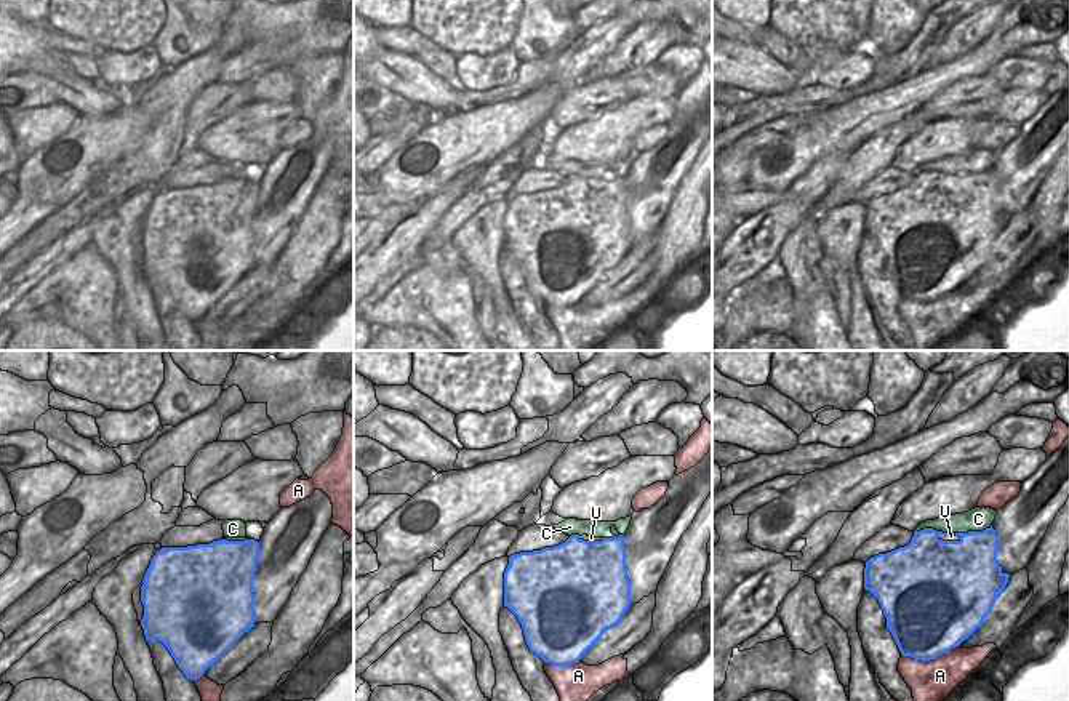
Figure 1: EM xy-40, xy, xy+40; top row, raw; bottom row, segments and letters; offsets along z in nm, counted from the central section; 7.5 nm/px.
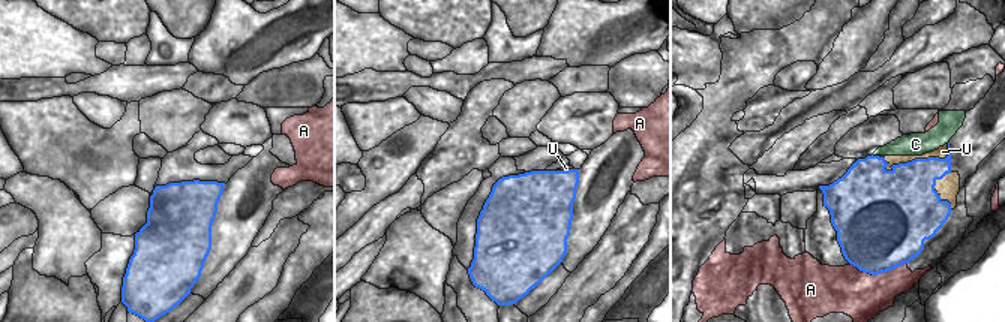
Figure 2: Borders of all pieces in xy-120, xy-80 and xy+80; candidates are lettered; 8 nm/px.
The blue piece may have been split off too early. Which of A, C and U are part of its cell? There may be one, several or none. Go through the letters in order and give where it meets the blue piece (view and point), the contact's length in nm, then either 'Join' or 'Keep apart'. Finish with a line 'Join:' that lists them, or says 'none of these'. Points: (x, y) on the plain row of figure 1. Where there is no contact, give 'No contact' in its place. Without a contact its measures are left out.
A: Touches blue at xy+40 (932, 300). Shared border 480 nm. Keep apart
C: Touches blue at xy+40 (973, 173). Shared border 280 nm. Keep apart
U: Touches blue at xy+40 (949, 183). Shared border 190 nm. Join
Join: U.

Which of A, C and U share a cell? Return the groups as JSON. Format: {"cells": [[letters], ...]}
{"cells": [["A"], ["C"], ["U"]]}

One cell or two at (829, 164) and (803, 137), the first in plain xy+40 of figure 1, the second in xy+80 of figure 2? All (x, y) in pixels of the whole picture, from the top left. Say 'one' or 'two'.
one

